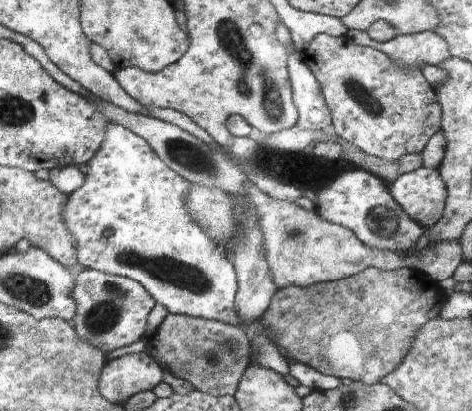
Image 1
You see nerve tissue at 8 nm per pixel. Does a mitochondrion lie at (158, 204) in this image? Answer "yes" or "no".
no

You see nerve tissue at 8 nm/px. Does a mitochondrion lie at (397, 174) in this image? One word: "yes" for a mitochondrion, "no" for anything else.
no

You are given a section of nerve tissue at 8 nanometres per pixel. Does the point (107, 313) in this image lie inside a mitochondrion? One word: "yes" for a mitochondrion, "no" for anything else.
yes

